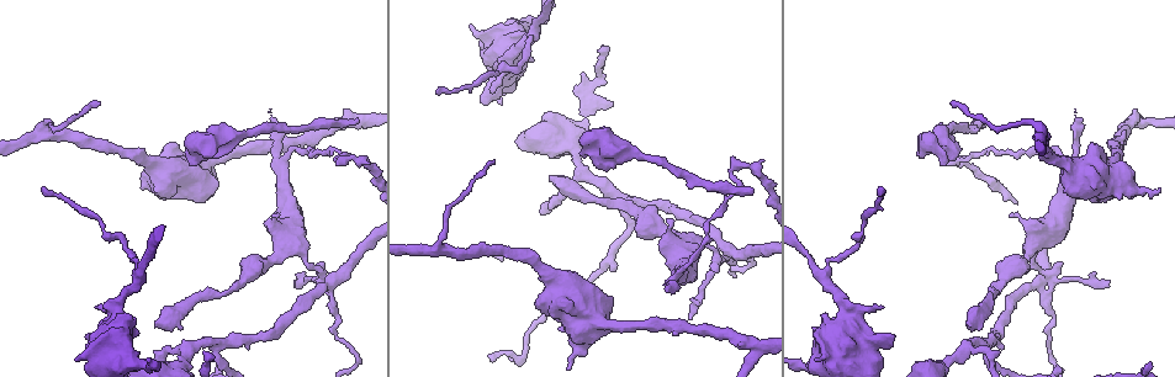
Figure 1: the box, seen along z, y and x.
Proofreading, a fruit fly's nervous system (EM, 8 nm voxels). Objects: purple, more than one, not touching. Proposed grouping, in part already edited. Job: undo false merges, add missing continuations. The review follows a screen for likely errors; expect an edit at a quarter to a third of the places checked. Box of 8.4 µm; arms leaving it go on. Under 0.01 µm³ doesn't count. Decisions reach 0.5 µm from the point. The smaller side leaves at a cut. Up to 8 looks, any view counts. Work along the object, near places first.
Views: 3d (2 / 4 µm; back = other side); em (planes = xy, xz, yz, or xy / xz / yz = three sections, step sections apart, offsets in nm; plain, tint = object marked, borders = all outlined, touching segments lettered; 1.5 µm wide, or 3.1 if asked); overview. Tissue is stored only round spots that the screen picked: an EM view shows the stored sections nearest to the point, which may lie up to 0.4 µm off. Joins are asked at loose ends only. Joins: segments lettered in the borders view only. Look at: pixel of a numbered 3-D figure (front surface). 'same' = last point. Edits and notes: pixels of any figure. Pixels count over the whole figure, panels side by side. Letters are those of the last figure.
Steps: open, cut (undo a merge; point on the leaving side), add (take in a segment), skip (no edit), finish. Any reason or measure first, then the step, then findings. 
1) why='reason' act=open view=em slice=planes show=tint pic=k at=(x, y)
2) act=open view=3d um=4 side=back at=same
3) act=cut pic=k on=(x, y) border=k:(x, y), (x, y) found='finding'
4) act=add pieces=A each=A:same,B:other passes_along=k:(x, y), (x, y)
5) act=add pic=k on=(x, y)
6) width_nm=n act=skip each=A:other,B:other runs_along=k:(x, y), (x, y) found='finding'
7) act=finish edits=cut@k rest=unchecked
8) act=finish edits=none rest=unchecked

why='sudden change in width' act=open view=3d um=4 side=back pic=1 at=(950, 130)

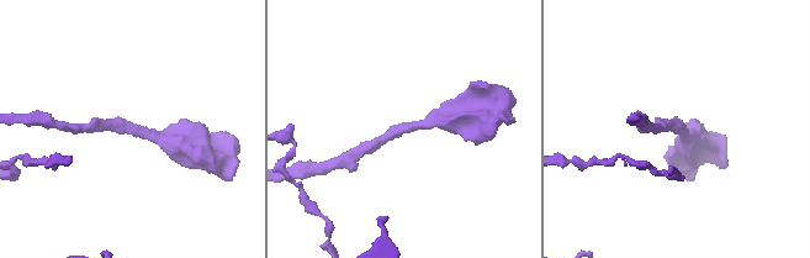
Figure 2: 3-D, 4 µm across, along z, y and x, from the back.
arm_widths_nm=160,360 why='need the tissue' act=open view=em slice=xy step=4 show=borders pic=2 at=(680, 128)

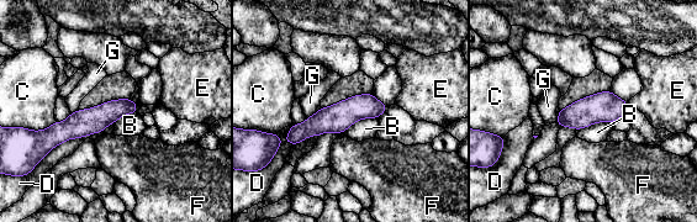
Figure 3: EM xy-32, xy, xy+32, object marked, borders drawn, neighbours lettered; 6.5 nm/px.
act=skip each=B:other,C:other,D:other,E:other,F:other,G:other runs_along=3:(384, 107), (354, 107), (289, 137) found='all the same neuron'

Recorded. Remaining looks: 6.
why='free end' act=open view=em slice=planes show=borders pic=1 at=(357, 122)

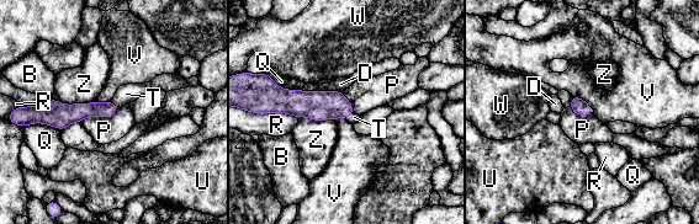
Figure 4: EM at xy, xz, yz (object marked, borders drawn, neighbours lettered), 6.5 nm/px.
longest_contact=Z:280nm act=add pieces=T each=B:other,D:other,P:other,Q:other,R:other,T:same,U:other,V:other,W:other,Z:other passes_along=4:(79, 111), (116, 105), (126, 94) found='it goes on there'

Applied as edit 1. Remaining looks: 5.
why='branch stops here' act=open view=3d um=2 pic=1 at=(271, 119)

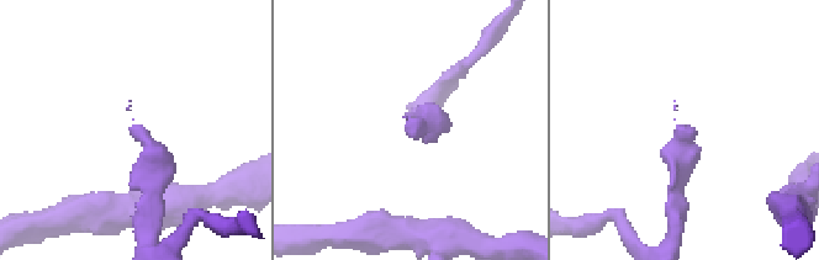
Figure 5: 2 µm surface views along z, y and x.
act=open view=em slice=planes show=borders pic=5 at=(134, 128)

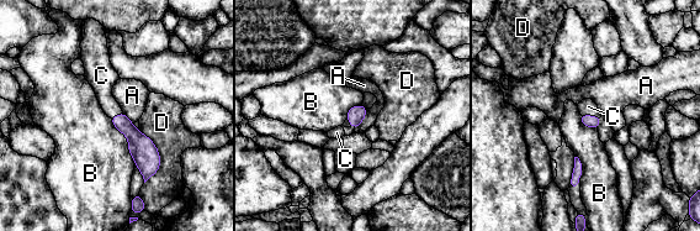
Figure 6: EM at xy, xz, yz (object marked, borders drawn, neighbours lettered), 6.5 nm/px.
act=add pieces=C each=A:other,B:other,C:same,D:other found='the neuron continues'

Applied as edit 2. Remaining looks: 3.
act=finish edits=add@4,add@6 rest=unchecked

